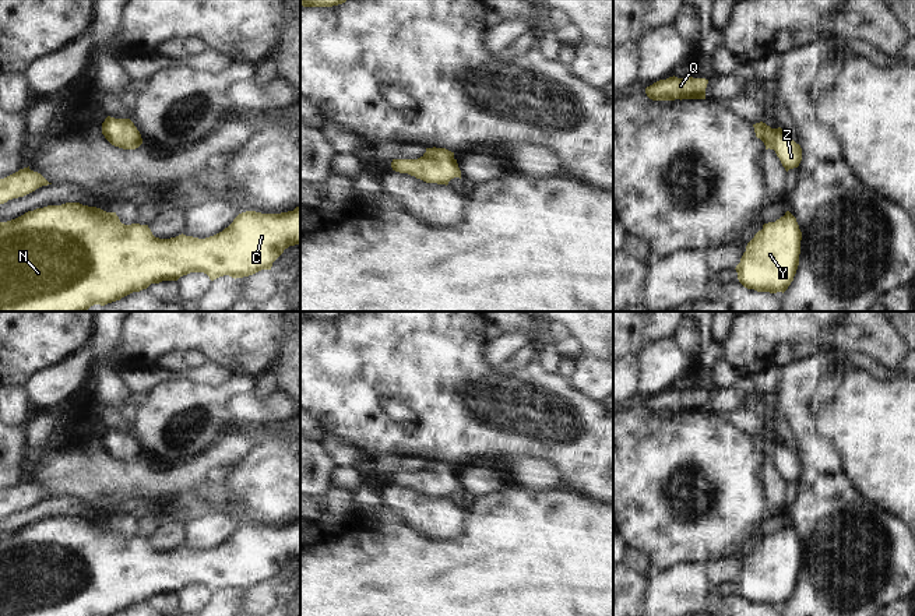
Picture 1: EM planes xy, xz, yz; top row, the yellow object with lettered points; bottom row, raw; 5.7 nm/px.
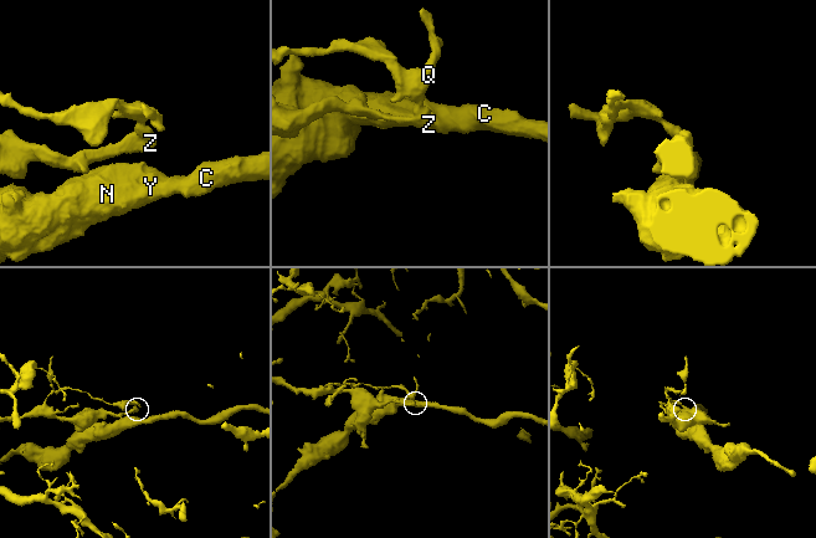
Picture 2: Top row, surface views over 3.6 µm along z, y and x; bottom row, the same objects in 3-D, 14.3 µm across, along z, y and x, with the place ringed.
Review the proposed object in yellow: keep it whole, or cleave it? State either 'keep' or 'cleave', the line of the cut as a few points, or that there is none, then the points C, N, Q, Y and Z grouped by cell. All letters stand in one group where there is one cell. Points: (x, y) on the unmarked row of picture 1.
keep; cut none; groups C N Q Y Z

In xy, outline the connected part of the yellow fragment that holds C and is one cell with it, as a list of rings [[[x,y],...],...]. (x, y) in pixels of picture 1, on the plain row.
[[[80,515],[47,518],[0,535],[0,616],[112,616],[151,596],[177,594],[190,585],[204,585],[211,594],[224,588],[236,592],[271,582],[284,563],[295,557],[300,557],[300,518],[281,527],[242,525],[222,545],[205,552],[183,546],[159,552],[148,538],[122,536],[116,525]]]

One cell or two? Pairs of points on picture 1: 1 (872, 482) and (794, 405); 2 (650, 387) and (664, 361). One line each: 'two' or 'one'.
1: two
2: one

